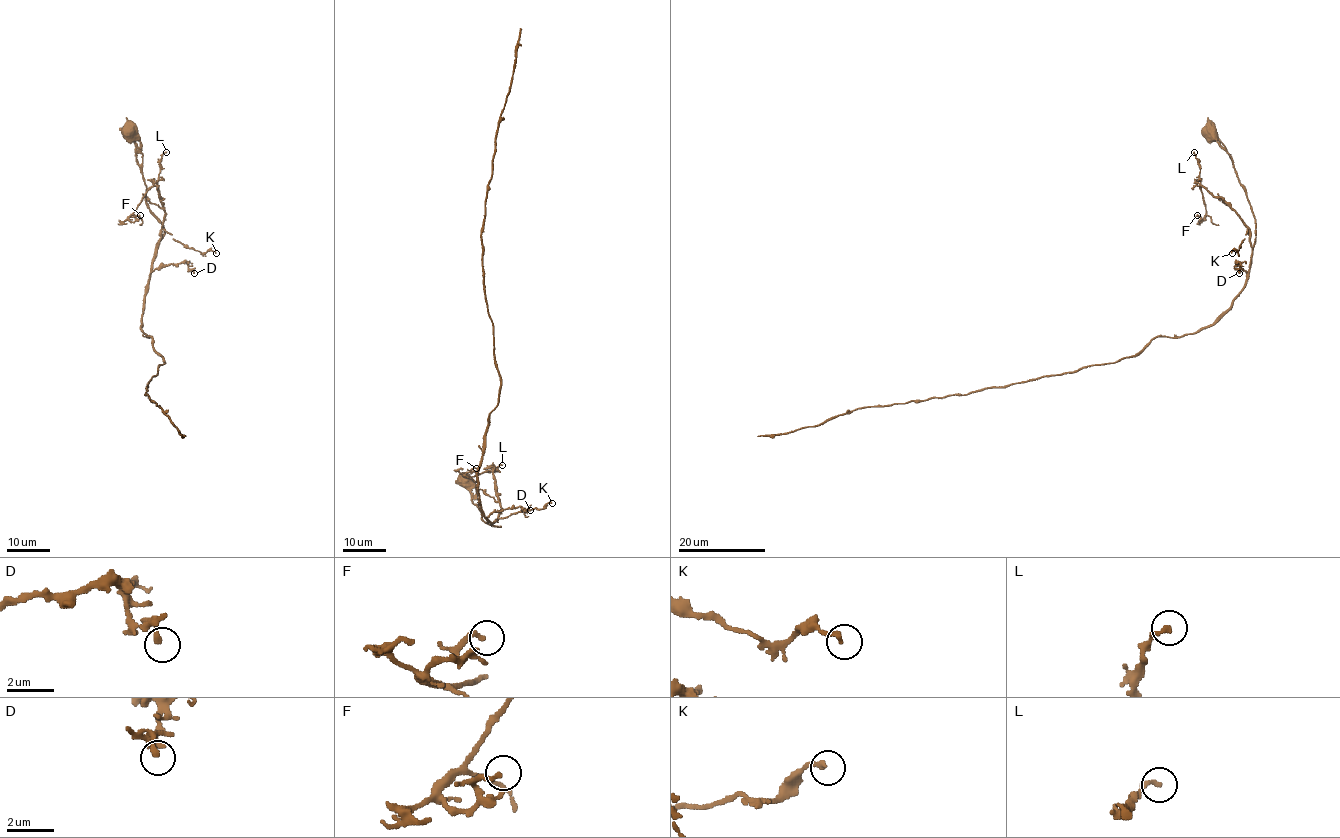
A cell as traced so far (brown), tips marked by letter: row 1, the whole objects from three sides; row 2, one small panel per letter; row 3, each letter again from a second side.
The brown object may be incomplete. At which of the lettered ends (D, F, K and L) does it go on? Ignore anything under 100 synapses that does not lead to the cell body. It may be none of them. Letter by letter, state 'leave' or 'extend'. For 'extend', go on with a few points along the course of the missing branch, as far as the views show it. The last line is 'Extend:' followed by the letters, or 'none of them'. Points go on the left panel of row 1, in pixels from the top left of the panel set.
D: leave
F: leave
K: leave
L: leave
Extend: none of them

